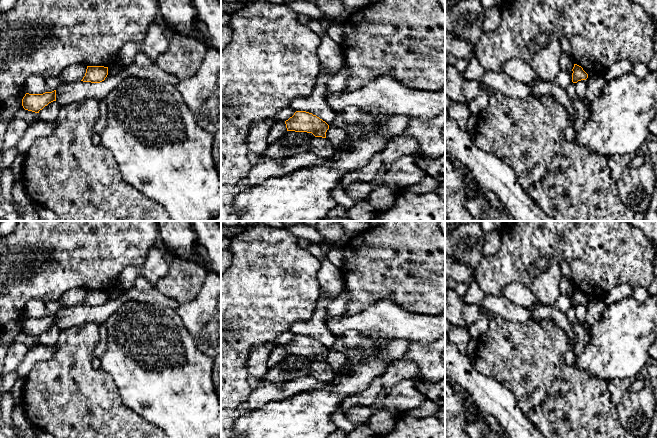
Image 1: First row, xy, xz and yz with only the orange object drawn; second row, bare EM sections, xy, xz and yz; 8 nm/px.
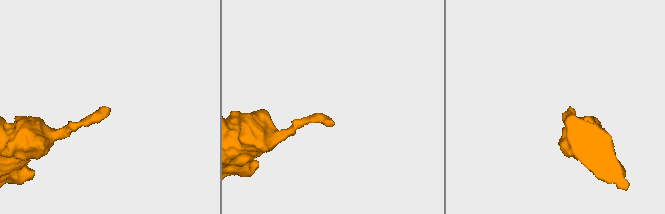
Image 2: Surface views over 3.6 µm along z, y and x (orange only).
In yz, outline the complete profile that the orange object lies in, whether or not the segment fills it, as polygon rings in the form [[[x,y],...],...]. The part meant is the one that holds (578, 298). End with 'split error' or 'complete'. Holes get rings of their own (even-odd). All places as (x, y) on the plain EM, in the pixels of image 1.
[[[574,288],[572,293],[572,306],[577,307],[581,304],[586,304],[588,302],[588,298],[583,294],[583,292],[577,288]]]; complete

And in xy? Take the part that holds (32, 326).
[[[56,314],[43,318],[26,317],[22,323],[22,330],[25,334],[39,337],[49,327],[56,325]]]; complete

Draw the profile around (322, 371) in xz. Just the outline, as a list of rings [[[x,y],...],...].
[[[313,361],[307,375],[321,382],[330,382],[335,372],[327,362]]]

